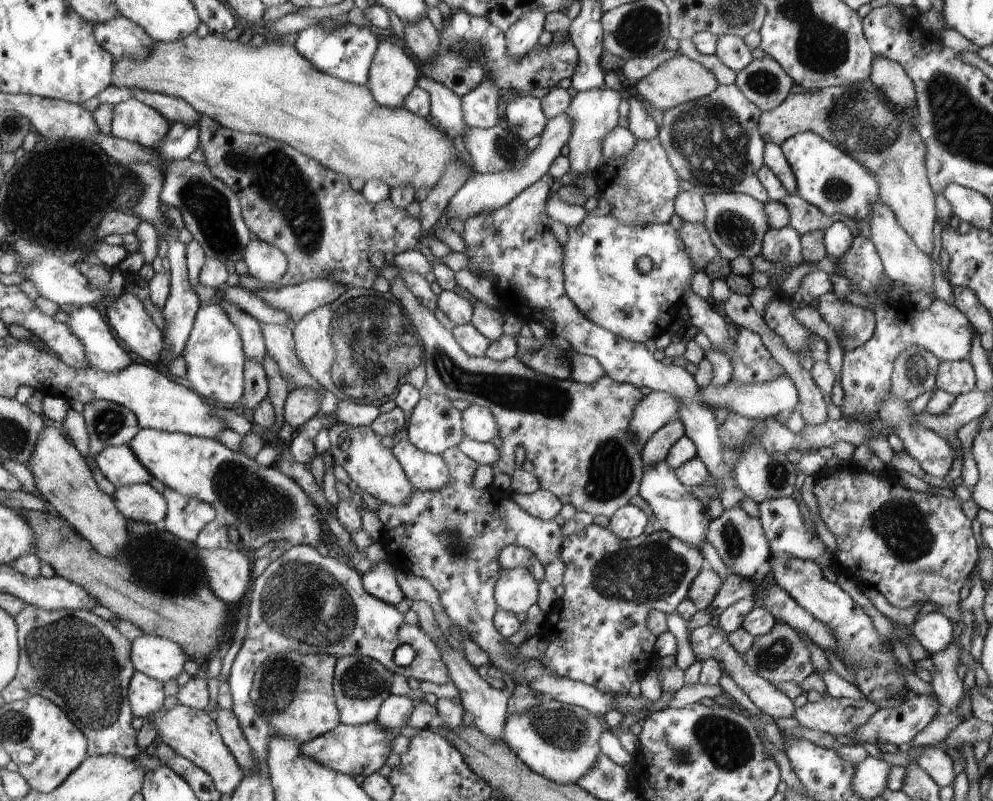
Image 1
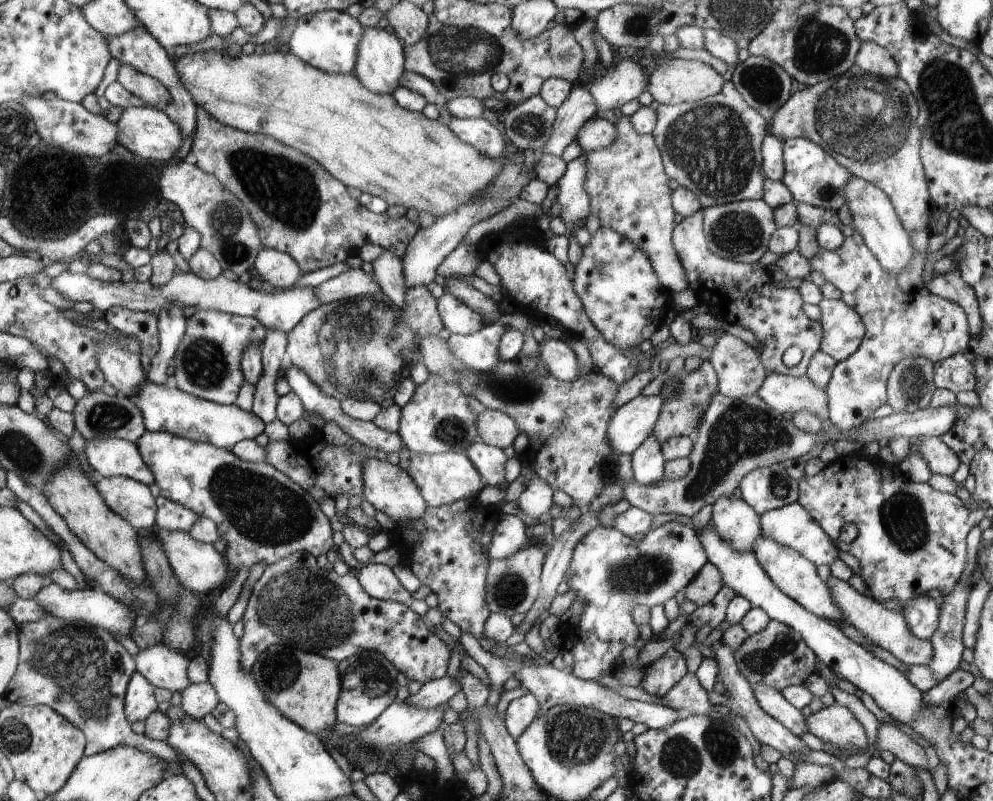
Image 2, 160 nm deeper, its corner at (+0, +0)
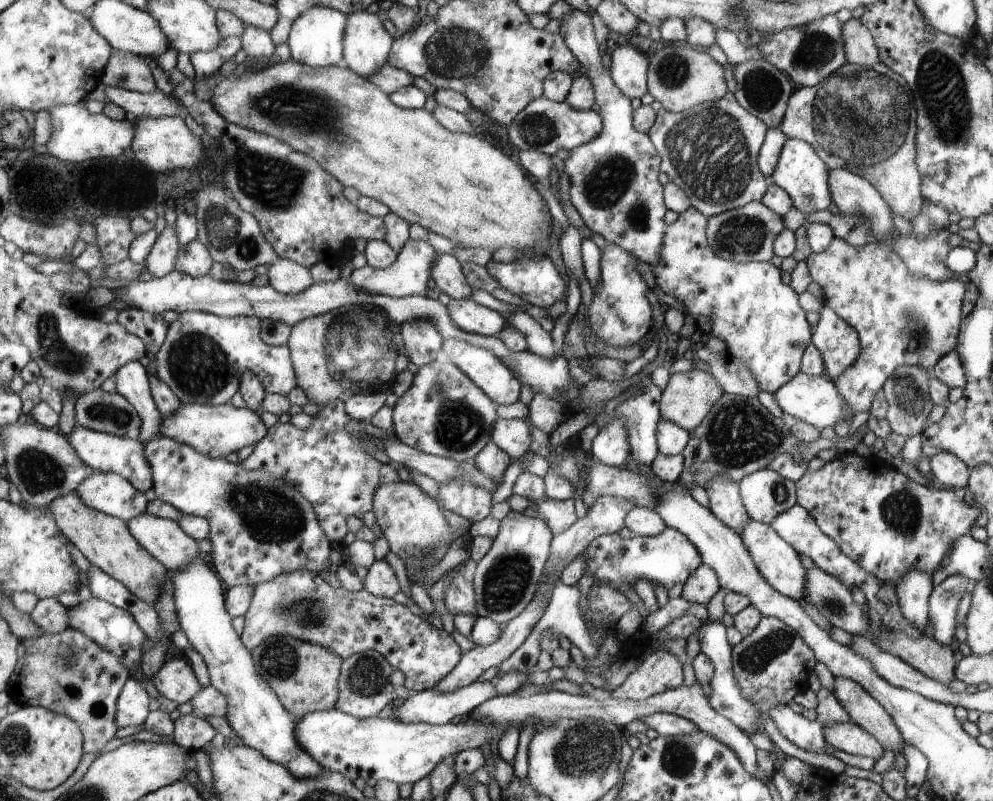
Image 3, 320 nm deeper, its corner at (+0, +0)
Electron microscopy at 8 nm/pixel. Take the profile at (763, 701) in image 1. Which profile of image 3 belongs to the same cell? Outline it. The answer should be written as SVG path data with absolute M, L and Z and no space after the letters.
M788 705L770 709L766 714L772 717L780 732L798 748L811 753L826 754L828 744L823 733L824 726L810 721L802 714L793 712Z

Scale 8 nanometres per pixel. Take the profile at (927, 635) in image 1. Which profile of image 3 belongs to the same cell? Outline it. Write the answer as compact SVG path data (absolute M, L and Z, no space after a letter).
M918 569L904 573L895 584L902 614L922 632L929 622L929 598L933 587L931 574Z

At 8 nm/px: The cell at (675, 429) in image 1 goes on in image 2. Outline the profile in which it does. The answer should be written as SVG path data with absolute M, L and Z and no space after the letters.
M707 359L702 362L700 367L694 371L686 373L680 384L680 394L682 396L672 396L664 399L664 406L660 412L659 422L654 427L654 438L664 444L666 440L674 436L692 437L697 432L697 426L700 424L700 414L708 408L712 396L719 392L717 387L717 374L712 364Z

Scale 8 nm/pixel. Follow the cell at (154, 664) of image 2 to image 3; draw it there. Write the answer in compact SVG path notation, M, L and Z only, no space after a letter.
M177 652L169 655L165 663L162 665L162 668L153 676L151 681L162 696L165 696L170 700L175 700L179 705L184 702L190 702L192 698L203 690L189 661Z

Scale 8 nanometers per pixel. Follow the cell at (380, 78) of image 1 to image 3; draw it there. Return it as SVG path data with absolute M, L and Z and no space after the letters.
M354 11L347 15L347 28L343 34L343 65L361 77L368 78L372 73L379 72L380 68L390 60L392 38L384 30L382 20L378 14Z

